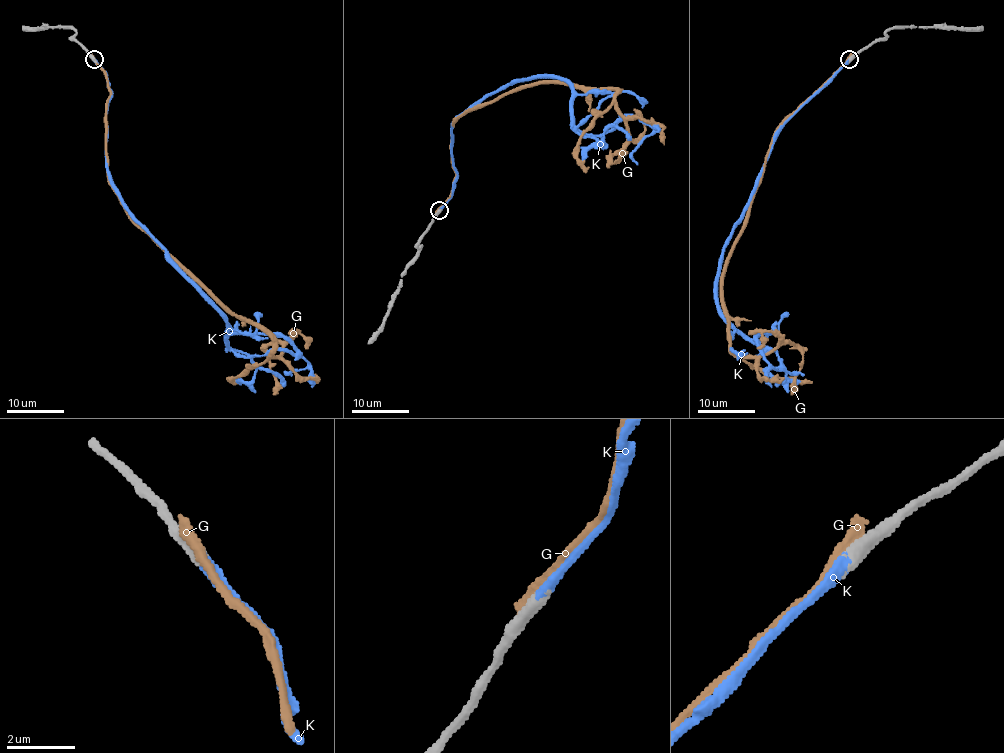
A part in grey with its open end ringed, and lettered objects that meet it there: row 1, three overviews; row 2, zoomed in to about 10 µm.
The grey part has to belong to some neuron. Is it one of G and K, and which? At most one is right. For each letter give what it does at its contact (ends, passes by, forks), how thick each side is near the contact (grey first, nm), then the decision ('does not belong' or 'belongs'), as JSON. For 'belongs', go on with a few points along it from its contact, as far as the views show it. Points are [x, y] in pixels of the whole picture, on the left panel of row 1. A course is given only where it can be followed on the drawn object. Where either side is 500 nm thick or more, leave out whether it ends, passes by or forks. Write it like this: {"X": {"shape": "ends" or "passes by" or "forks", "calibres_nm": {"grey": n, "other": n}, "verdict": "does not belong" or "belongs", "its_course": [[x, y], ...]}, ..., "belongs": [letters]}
{"G": {"calibres_nm": {"grey": 550, "other": 420}, "verdict": "does not belong"}, "K": {"shape": "ends", "calibres_nm": {"grey": 460, "other": 360}, "verdict": "belongs", "its_course": [[94, 59], [112, 95], [106, 167], [124, 208], [215, 307], [226, 340], [283, 336], [308, 364], [292, 374]]}, "belongs": ["K"]}

